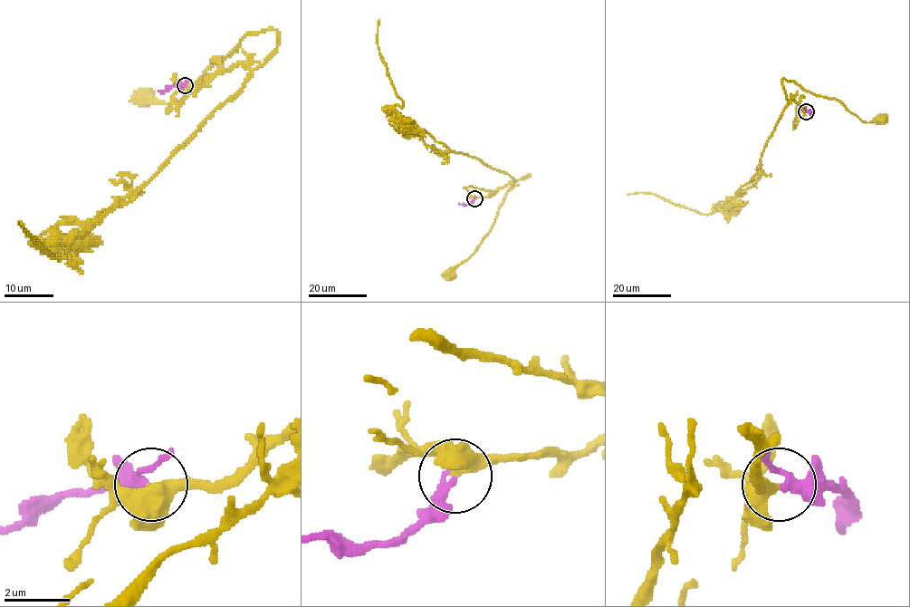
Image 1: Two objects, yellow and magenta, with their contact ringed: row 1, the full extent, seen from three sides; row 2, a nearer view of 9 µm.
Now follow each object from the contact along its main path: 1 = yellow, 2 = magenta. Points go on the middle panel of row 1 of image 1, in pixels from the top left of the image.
1: (474, 198), (490, 195), (529, 174), (512, 186), (489, 232), (454, 268), (454, 274), (449, 275)
2: (474, 198), (468, 205), (458, 203)

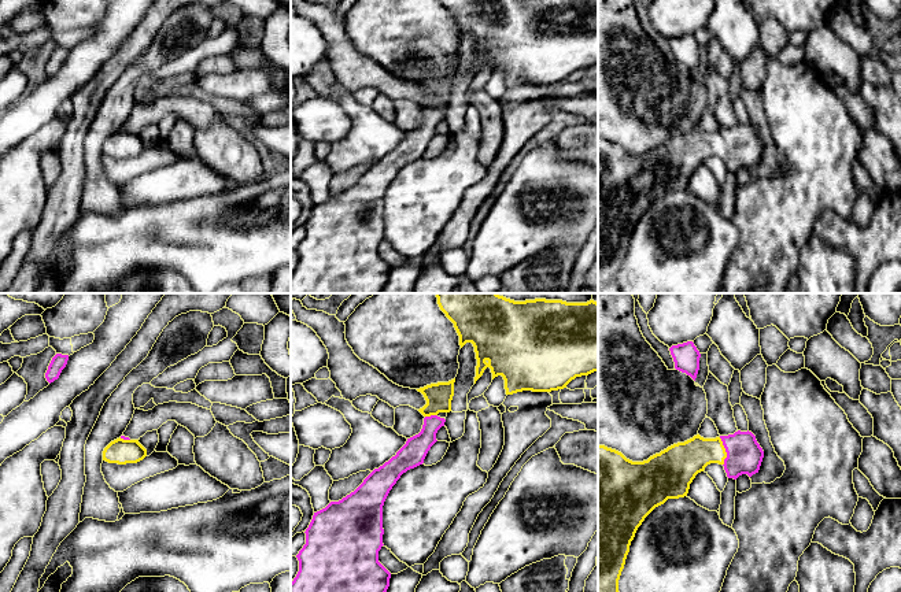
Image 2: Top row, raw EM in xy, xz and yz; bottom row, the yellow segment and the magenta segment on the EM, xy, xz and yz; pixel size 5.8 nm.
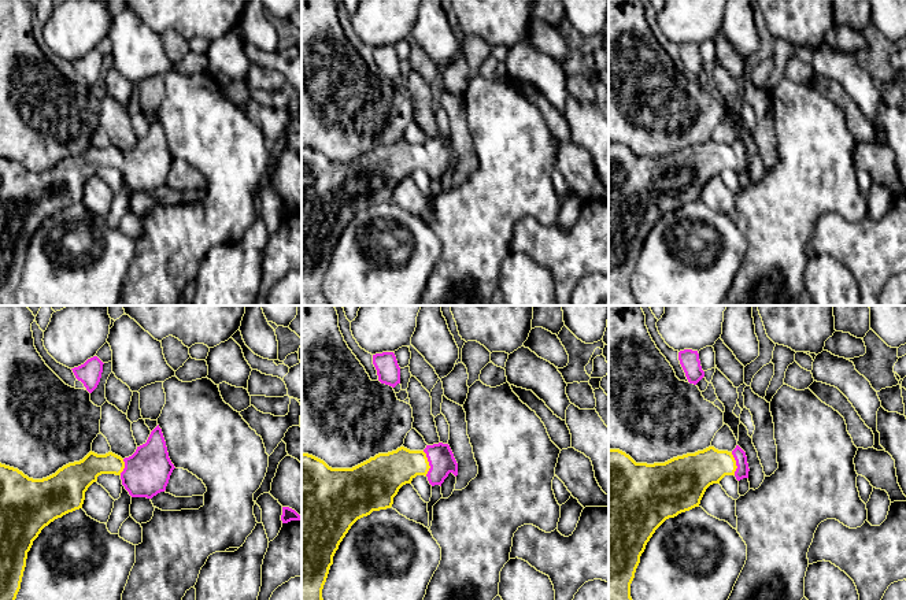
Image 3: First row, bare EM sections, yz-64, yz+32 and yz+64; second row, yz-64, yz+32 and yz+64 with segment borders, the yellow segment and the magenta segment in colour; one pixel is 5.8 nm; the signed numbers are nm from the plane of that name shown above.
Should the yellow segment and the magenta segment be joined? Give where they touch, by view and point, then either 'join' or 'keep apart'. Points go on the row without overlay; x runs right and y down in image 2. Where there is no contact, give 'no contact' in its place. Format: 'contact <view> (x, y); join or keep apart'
contact yz (724, 144); join

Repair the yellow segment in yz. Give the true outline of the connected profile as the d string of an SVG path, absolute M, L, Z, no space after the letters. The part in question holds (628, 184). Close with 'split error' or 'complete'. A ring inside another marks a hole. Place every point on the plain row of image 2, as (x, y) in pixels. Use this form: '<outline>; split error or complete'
M735 125L716 132L699 127L677 136L643 155L632 155L621 145L598 138L598 293L623 293L618 273L631 234L645 211L668 192L684 190L695 169L710 156L724 159L728 171L758 166L764 144L752 125Z; split error

